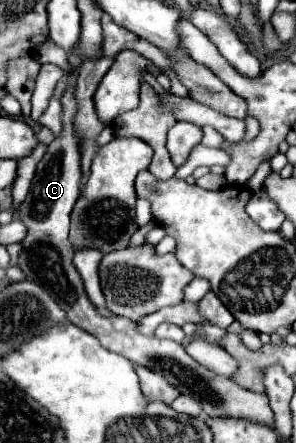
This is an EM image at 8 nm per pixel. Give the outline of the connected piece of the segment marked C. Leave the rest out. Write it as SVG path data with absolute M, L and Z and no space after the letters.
M76 73L68 75L68 91L62 97L64 105L64 131L58 139L54 139L48 145L46 155L38 163L36 177L32 179L30 193L26 201L20 207L20 221L28 227L28 235L22 241L22 253L18 259L18 267L24 271L26 279L40 283L44 289L48 289L50 297L58 303L64 305L62 309L66 311L66 317L70 323L82 327L90 335L98 337L102 347L106 347L112 353L118 353L132 363L144 365L154 373L164 375L180 393L190 395L198 399L200 403L206 401L206 415L208 417L242 417L250 421L260 421L264 425L274 423L274 413L268 405L268 397L262 393L248 391L244 387L238 387L228 377L216 375L208 371L206 367L198 365L190 355L186 355L184 345L174 343L170 339L158 339L158 337L148 337L148 335L138 335L136 323L126 319L126 317L116 317L108 313L106 307L94 307L90 299L86 299L86 291L82 287L82 277L78 275L76 267L72 265L72 255L74 249L70 247L68 241L68 231L70 231L70 213L72 207L78 199L80 191L80 151L78 151L78 139L72 131L72 115L74 115L74 81Z

